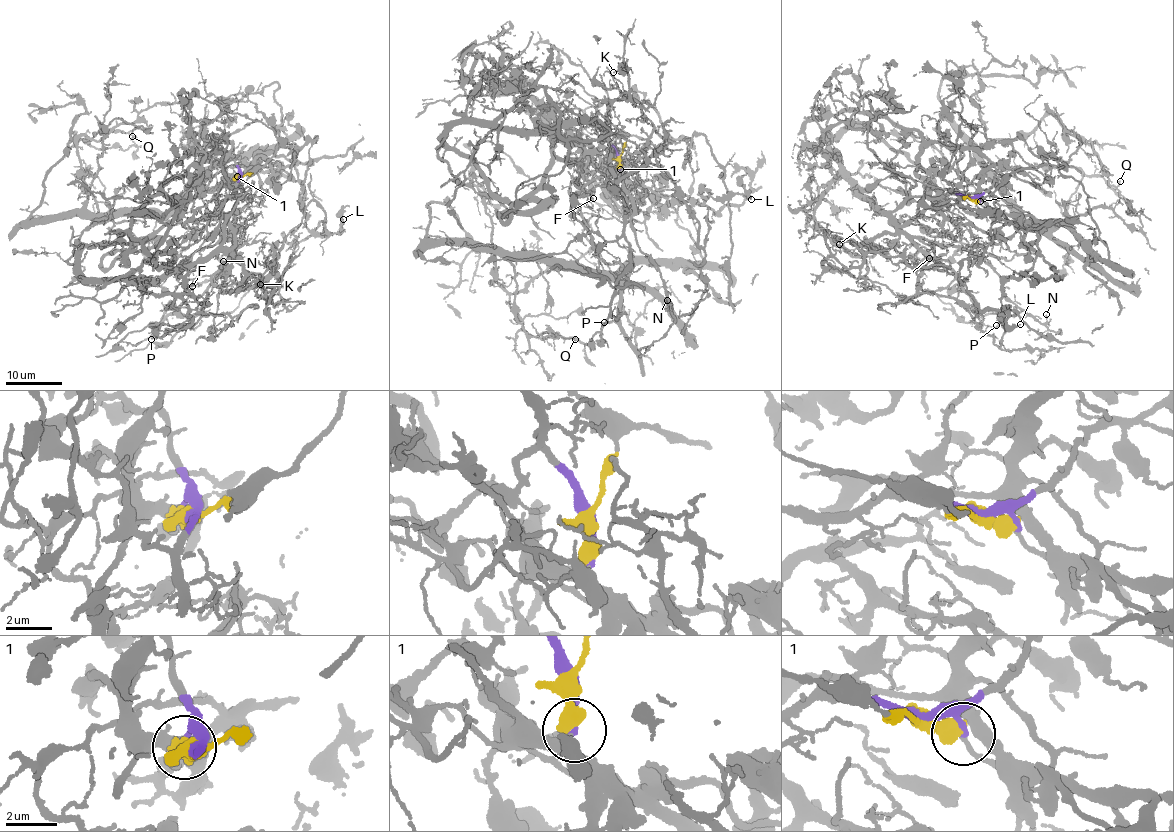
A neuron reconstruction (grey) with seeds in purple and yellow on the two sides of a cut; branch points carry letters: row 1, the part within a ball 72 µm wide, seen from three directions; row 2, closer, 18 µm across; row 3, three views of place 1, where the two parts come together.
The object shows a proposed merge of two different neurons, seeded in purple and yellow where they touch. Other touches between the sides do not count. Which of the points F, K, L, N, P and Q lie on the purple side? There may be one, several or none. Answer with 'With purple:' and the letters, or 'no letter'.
With purple: F, K, L, N, P

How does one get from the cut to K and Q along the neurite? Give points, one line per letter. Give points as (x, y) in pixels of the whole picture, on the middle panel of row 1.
K: (619, 156), (607, 129), (598, 121), (589, 120), (604, 127), (608, 105), (628, 96), (626, 68), (613, 72)
Q: (619, 156), (651, 143), (633, 192), (675, 209), (710, 265), (574, 272), (491, 248), (523, 327), (575, 339)

